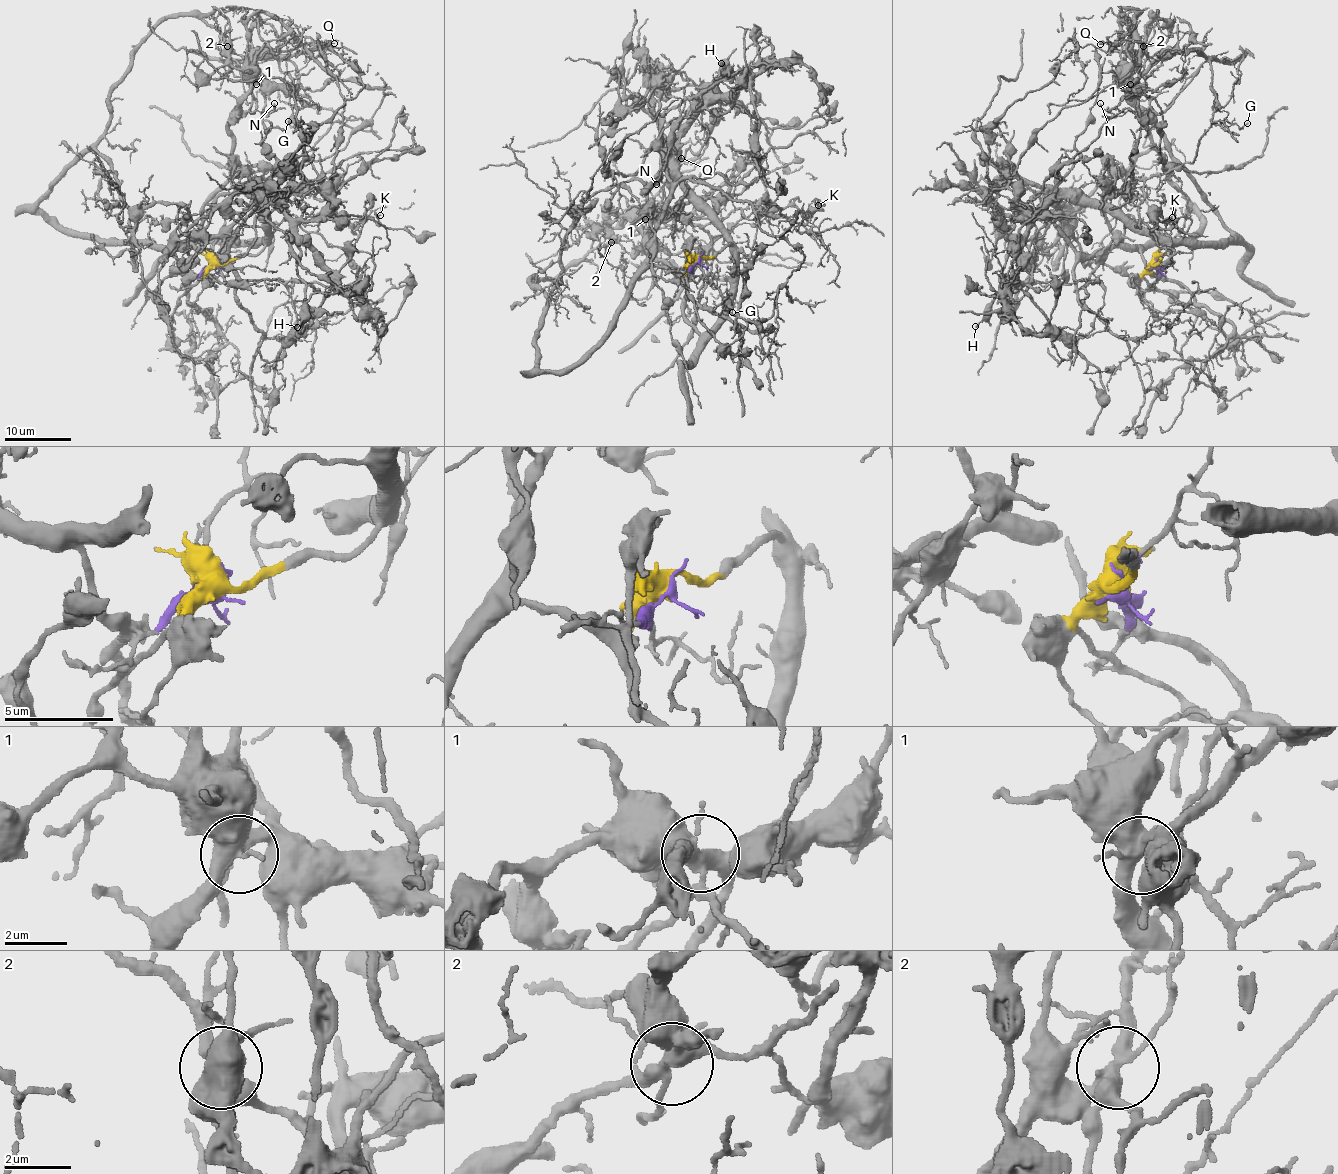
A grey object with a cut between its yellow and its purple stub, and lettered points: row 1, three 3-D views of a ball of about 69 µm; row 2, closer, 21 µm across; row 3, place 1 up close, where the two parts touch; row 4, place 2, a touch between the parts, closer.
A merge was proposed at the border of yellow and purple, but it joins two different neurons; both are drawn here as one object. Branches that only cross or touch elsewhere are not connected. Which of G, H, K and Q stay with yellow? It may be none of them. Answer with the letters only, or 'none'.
G, H, K, Q

